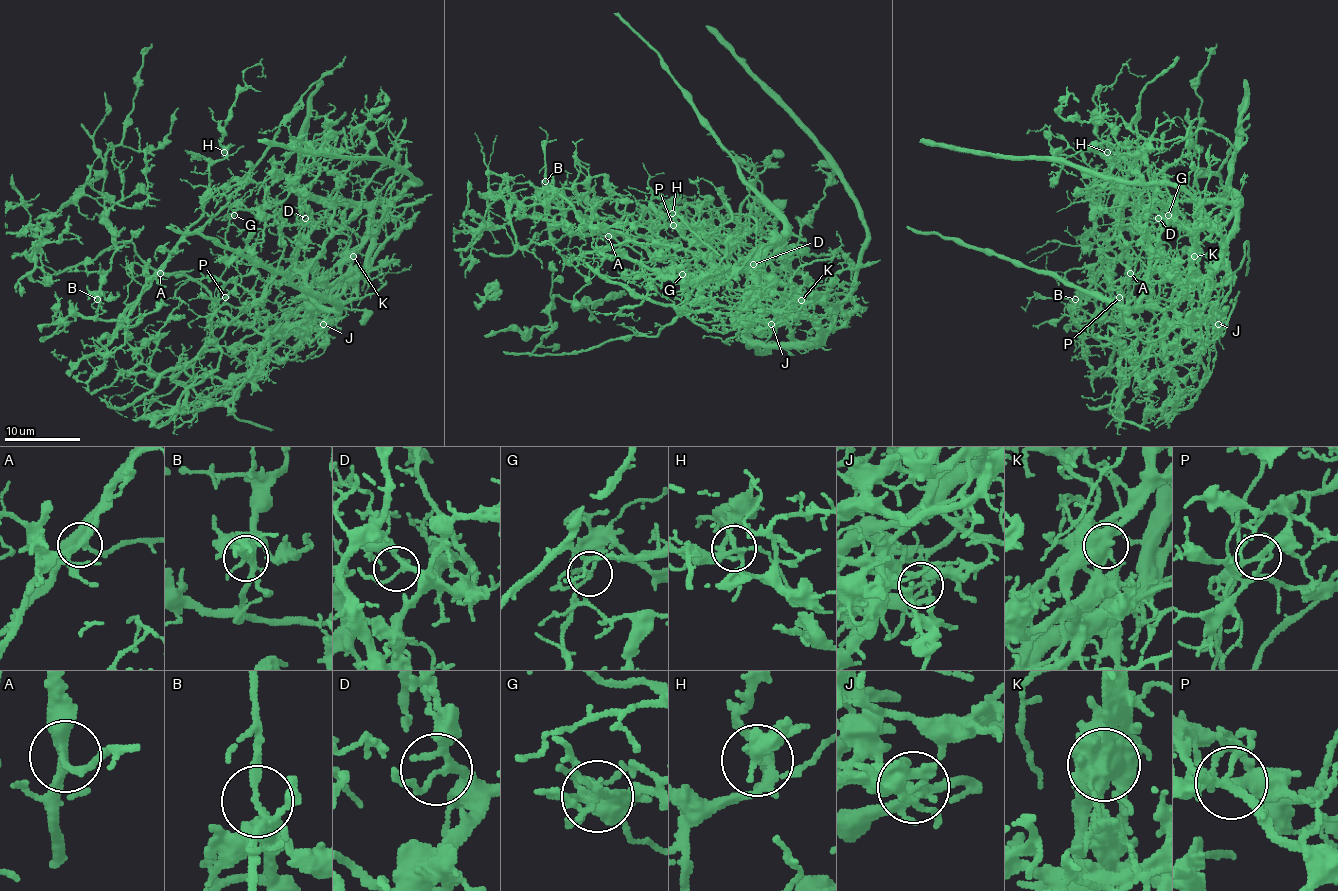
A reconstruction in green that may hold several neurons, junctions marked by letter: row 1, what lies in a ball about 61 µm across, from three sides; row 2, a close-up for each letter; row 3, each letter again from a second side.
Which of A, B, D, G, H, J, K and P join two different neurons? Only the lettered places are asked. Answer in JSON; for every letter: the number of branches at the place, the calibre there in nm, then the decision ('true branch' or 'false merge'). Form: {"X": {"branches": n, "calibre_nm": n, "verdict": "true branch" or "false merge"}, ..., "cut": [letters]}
{"A": {"branches": 3, "calibre_nm": 280, "verdict": "true branch"}, "B": {"branches": 4, "calibre_nm": 220, "verdict": "true branch"}, "D": {"branches": 4, "calibre_nm": 160, "verdict": "true branch"}, "G": {"branches": 4, "calibre_nm": 140, "verdict": "false merge"}, "H": {"branches": 5, "calibre_nm": 200, "verdict": "true branch"}, "J": {"branches": 4, "calibre_nm": 150, "verdict": "false merge"}, "K": {"branches": 4, "calibre_nm": 600, "verdict": "false merge"}, "P": {"branches": 3, "calibre_nm": 180, "verdict": "false merge"}, "cut": ["G", "J", "K", "P"]}

